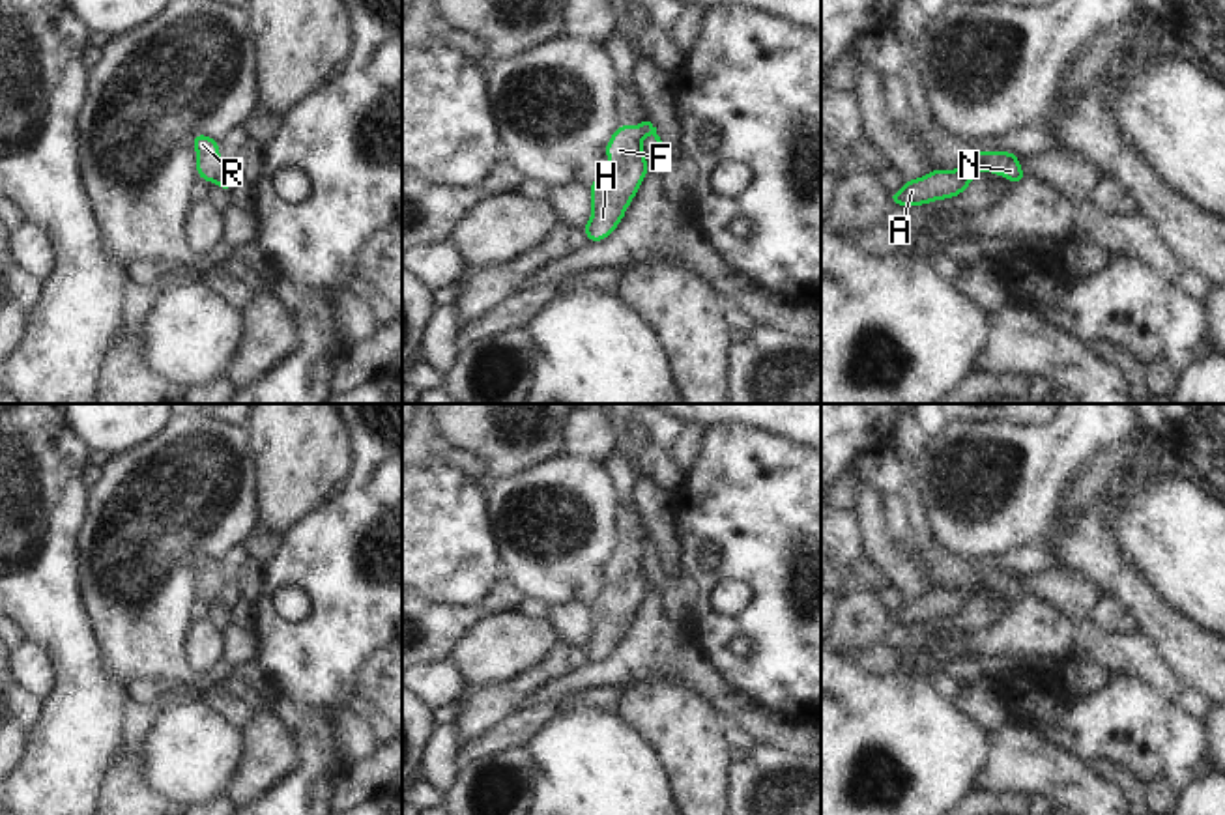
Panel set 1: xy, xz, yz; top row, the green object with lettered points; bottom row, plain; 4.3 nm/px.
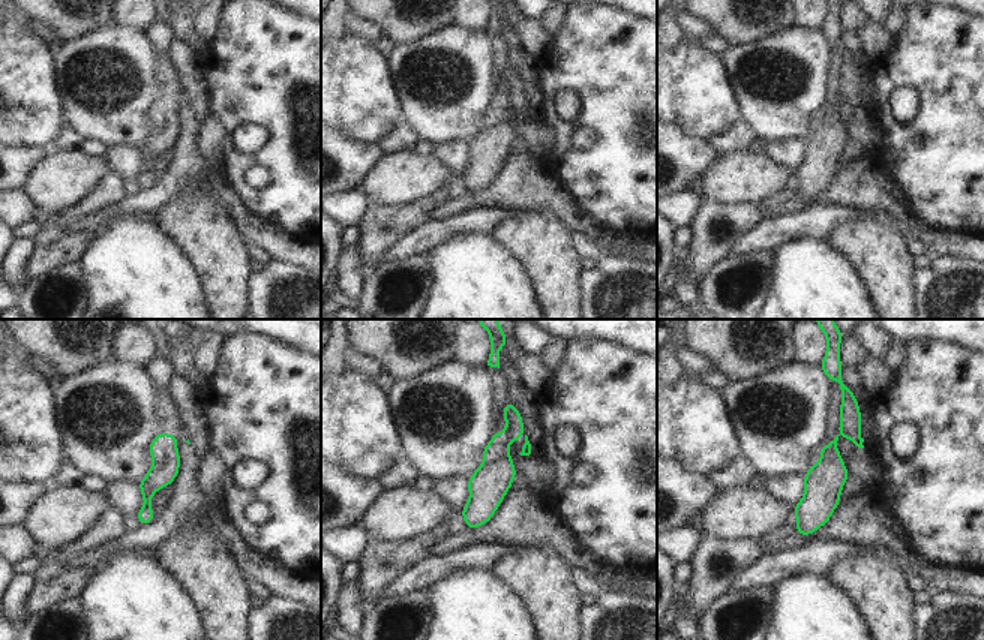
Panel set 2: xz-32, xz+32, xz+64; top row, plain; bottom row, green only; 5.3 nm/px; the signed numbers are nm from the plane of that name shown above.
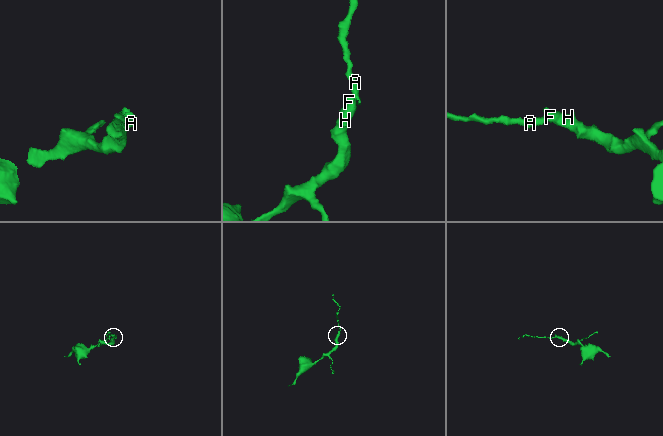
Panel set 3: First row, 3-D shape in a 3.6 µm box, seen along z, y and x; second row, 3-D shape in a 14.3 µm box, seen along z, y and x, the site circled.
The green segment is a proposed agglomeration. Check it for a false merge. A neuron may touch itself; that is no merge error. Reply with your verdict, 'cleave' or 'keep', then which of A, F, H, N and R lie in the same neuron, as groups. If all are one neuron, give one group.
cleave; groups A / F H N R

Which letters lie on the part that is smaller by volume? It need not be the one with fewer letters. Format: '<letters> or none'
A

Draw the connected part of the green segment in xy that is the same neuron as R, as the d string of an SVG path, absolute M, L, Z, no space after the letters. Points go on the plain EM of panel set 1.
M196 551L193 557L193 565L196 570L196 593L204 600L211 602L223 578L219 574L219 559L206 555L204 551Z

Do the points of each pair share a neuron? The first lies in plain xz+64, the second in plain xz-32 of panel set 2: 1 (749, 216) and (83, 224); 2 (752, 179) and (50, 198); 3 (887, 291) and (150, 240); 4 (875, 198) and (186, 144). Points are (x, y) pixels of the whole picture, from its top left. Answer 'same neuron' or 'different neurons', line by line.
1: different neurons
2: same neuron
3: different neurons
4: same neuron

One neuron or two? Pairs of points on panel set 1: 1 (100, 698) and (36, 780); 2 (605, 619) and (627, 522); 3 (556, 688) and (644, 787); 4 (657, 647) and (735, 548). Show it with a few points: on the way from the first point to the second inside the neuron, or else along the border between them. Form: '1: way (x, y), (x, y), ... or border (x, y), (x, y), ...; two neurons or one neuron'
1: way (79, 718), (79, 731), (73, 743), (57, 759); one neuron
2: way (623, 595), (629, 546); one neuron
3: border (575, 692), (560, 701); two neurons
4: border (691, 636), (717, 672); two neurons

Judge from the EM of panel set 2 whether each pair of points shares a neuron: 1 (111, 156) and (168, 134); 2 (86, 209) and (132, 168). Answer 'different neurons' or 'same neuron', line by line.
1: different neurons
2: different neurons

